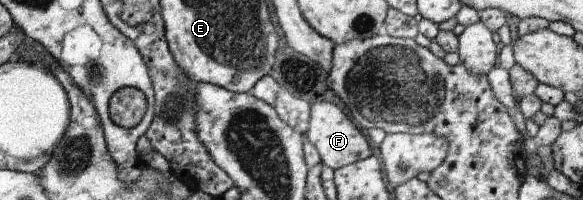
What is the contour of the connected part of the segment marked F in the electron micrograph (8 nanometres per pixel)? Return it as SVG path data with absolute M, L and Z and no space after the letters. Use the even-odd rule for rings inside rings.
M328 101L313 103L310 113L309 124L304 138L310 140L317 147L321 163L324 166L337 170L339 167L347 166L372 156L372 147L370 147L368 139L352 125L352 121L334 103L328 103Z

